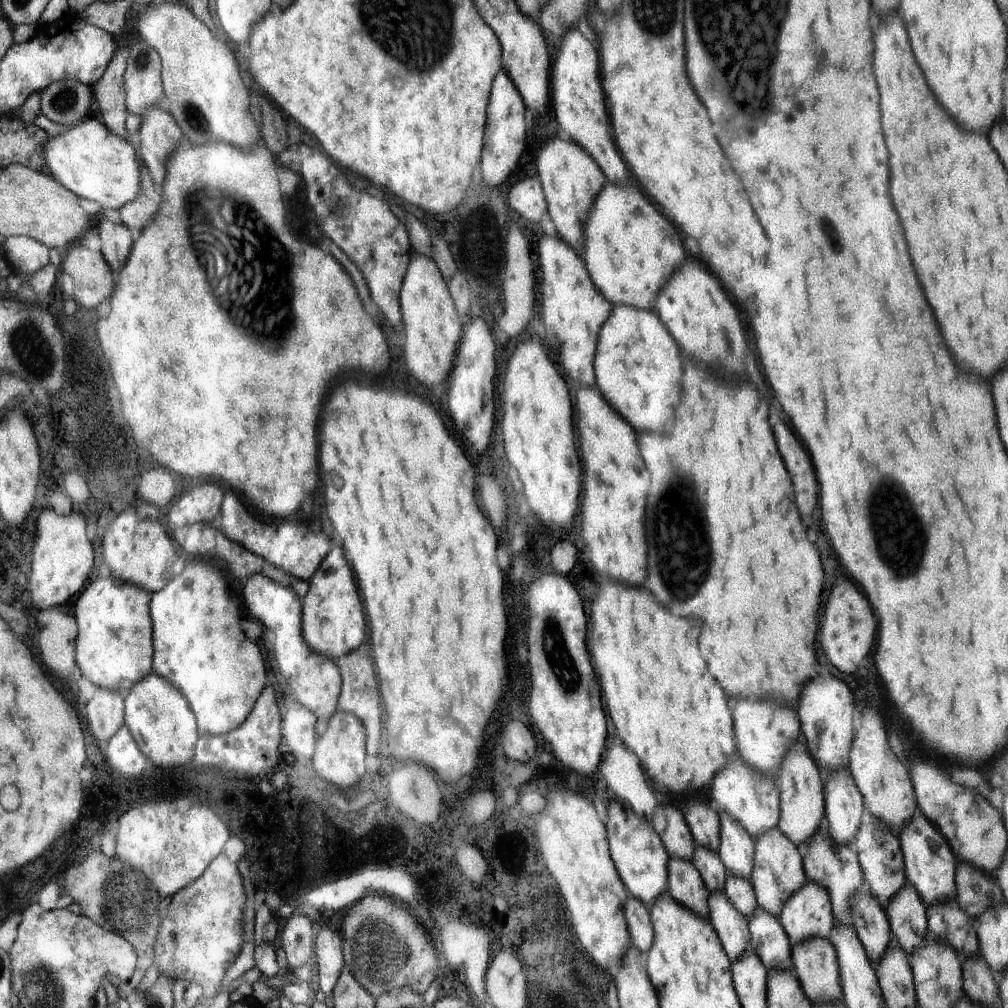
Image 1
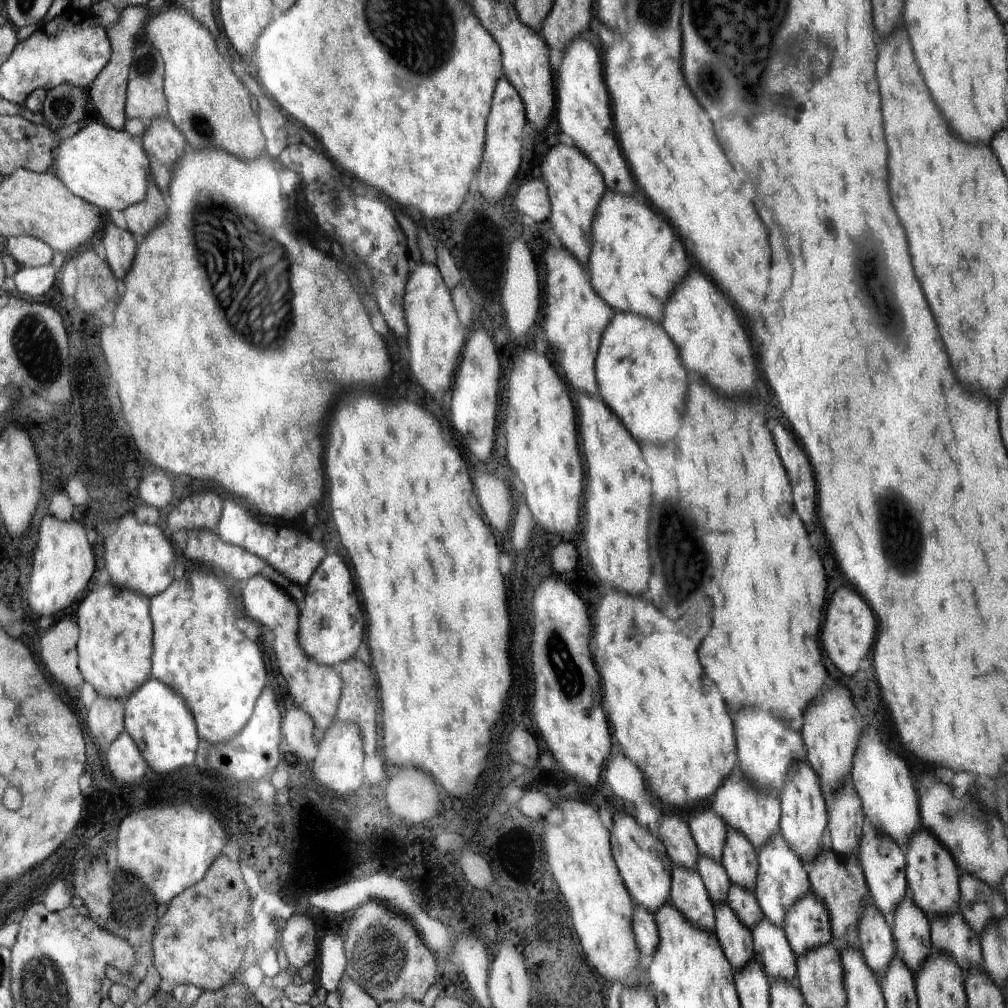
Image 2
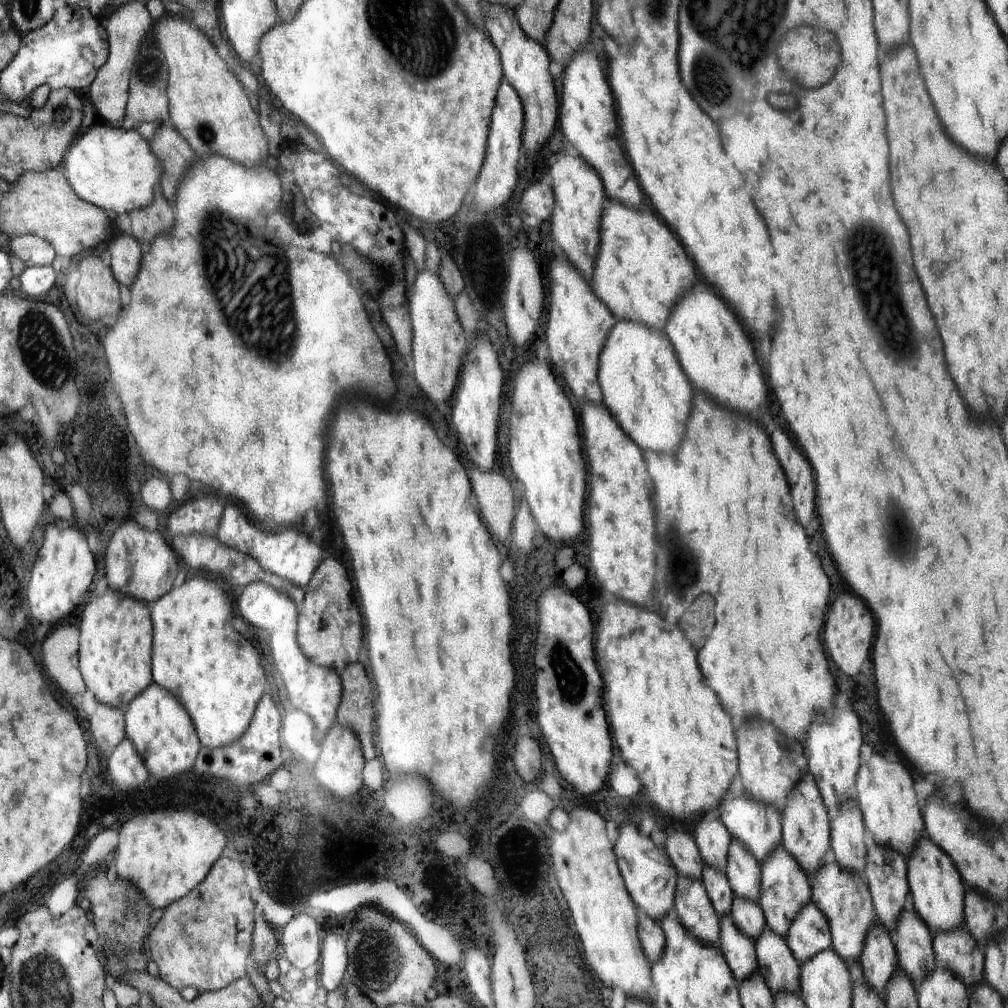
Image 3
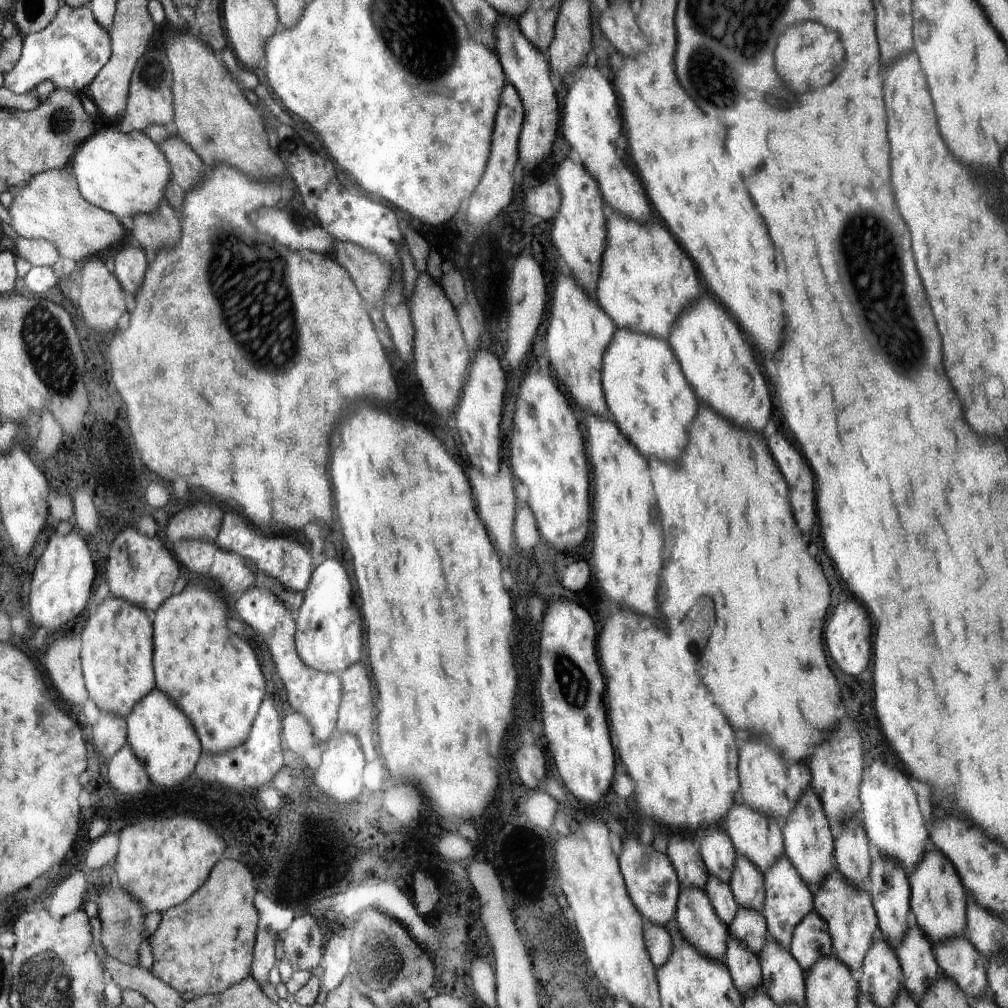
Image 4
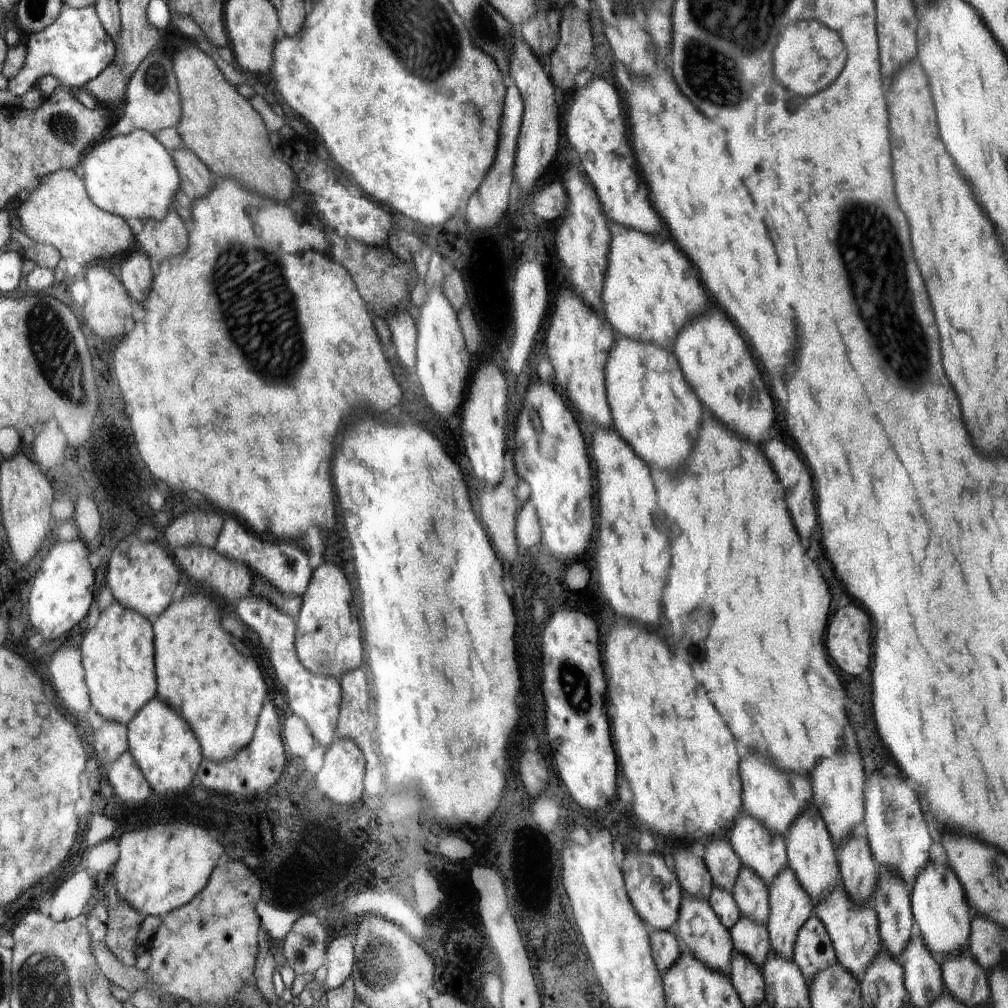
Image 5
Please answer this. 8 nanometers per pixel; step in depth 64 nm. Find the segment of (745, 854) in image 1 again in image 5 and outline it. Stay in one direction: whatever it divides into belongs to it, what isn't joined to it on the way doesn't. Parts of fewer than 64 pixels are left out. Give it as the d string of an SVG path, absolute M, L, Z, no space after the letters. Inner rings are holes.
M742 867L732 896L738 905L740 914L758 924L768 924L770 906L766 884L758 878L755 872Z

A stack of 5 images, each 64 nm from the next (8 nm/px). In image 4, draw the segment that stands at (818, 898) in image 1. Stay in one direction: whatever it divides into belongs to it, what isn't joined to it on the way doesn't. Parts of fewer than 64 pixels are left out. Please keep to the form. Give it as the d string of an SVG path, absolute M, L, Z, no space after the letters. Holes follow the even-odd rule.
M814 909L794 928L790 951L804 973L818 960L833 954L828 924Z

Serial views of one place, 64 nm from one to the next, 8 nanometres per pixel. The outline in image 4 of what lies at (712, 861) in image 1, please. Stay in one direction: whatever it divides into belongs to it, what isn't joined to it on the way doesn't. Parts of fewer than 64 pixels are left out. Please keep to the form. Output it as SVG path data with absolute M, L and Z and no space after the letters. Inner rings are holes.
M709 875L705 893L708 895L710 904L712 904L712 908L714 908L722 924L729 927L732 924L732 920L736 918L736 912L738 912L739 907L730 885L718 880L716 876Z

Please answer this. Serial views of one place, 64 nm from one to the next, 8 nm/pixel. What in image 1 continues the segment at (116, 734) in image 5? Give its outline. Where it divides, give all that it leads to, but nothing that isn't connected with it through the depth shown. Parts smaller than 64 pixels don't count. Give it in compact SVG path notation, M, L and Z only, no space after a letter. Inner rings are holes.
M98 688L90 702L84 706L86 722L99 744L107 744L108 740L125 725L123 699L118 692Z

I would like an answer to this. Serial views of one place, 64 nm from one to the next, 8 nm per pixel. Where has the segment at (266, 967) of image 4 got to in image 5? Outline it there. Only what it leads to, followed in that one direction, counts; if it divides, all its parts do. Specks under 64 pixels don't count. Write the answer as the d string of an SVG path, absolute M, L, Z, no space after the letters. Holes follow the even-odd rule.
M261 926L258 935L258 956L256 956L256 966L254 967L254 981L256 981L260 994L268 1002L278 1005L281 1004L281 999L278 998L274 990L273 976L276 966L270 948L271 945L272 940L270 940L268 932Z

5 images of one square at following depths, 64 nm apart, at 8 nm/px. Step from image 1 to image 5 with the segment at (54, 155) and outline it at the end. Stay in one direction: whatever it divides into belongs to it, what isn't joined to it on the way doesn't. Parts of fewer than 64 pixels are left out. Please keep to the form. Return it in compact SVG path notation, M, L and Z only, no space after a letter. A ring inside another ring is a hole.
M144 130L130 132L126 136L114 136L103 142L99 142L84 155L84 184L91 200L106 212L124 217L125 219L136 218L136 220L164 220L168 209L172 208L172 200L176 192L180 192L180 172L176 170L172 153L160 144L159 138L153 133Z

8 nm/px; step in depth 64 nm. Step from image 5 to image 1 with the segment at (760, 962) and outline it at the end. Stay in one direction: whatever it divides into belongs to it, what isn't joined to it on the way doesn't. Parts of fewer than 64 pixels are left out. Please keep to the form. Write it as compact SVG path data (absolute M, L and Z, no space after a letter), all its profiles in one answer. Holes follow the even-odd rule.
M726 871L724 892L728 900L732 902L732 906L742 916L746 916L746 920L750 920L754 916L754 912L758 910L759 904L751 880L744 880L740 876L732 876L732 872Z

